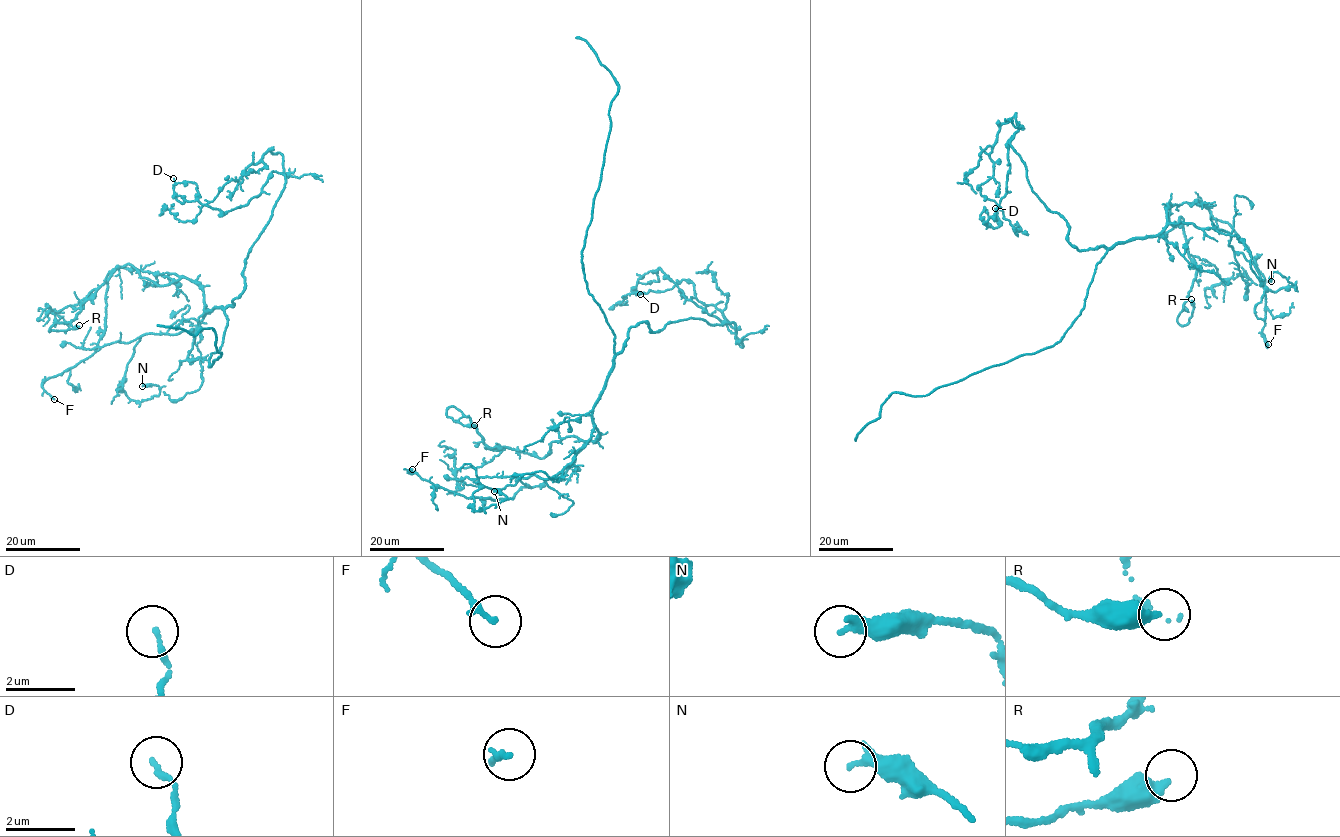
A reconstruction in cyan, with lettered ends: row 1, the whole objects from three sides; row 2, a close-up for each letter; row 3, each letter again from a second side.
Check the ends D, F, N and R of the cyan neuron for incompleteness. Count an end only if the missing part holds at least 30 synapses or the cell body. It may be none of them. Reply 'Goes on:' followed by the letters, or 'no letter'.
Goes on: no letter

